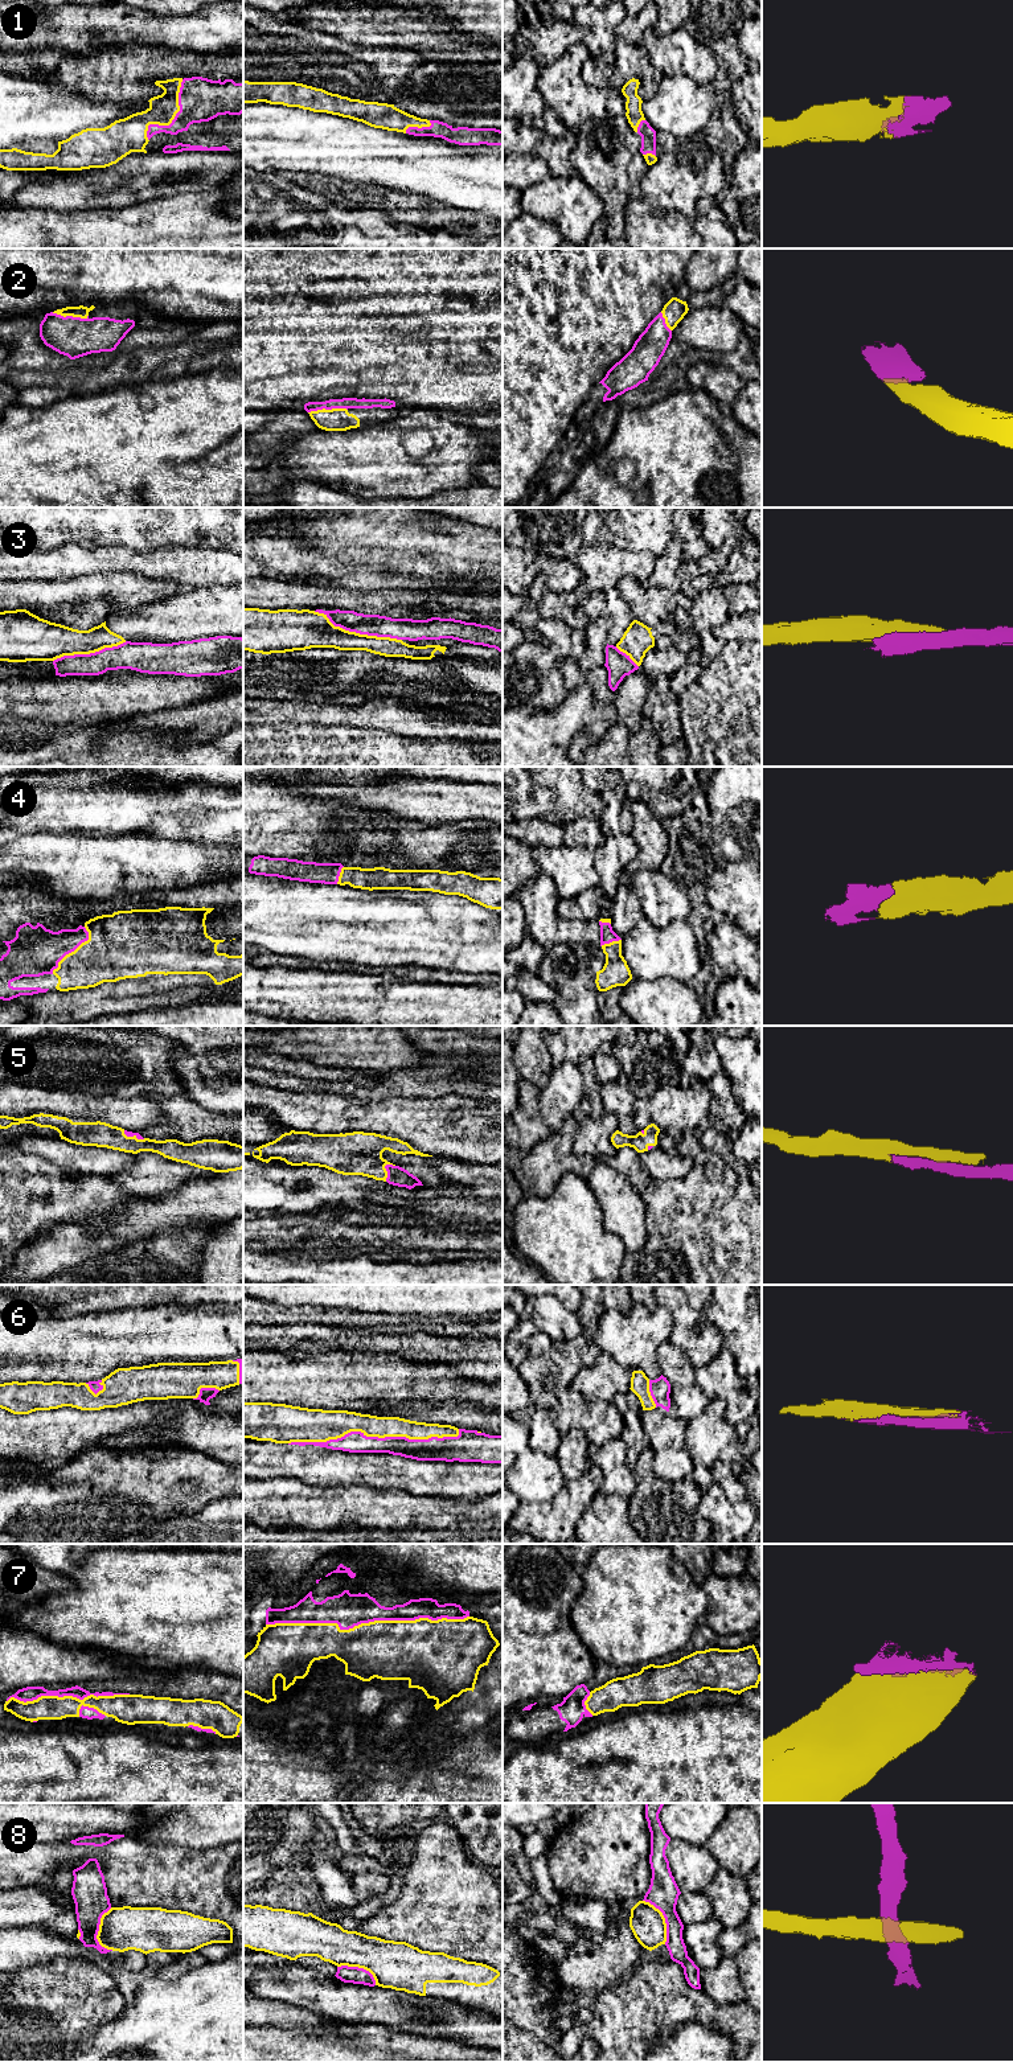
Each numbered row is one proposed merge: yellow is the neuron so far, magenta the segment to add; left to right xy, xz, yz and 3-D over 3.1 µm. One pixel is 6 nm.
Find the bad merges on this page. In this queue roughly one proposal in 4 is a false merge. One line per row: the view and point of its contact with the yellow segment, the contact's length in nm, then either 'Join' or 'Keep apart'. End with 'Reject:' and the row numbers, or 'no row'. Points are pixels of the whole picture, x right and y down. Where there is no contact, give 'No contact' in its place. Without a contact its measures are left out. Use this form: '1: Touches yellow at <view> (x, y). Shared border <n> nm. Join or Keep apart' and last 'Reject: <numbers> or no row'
1: Touches yellow at xy (173, 118). Shared border 440 nm. Join
2: Touches yellow at xz (327, 410). Shared border 240 nm. Join
3: Touches yellow at xz (357, 633). Shared border 550 nm. Keep apart
4: Touches yellow at xy (74, 951). Shared border 360 nm. Join
5: Touches yellow at xz (385, 1170). Shared border 120 nm. Join
6: Touches yellow at xz (376, 1436). Shared border 1050 nm. Join
7: Touches yellow at xz (366, 1623). Shared border 1250 nm. Join
8: Touches yellow at xy (99, 1929). Shared border 260 nm. Keep apart
Reject: 3, 8

